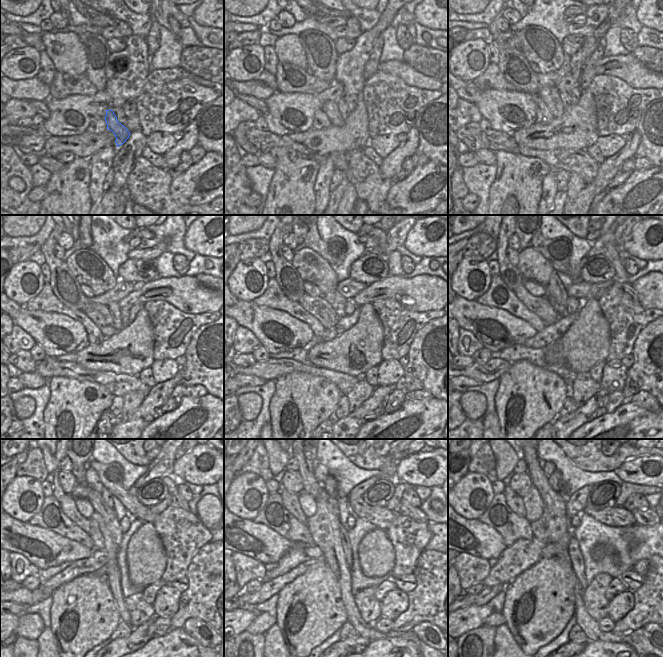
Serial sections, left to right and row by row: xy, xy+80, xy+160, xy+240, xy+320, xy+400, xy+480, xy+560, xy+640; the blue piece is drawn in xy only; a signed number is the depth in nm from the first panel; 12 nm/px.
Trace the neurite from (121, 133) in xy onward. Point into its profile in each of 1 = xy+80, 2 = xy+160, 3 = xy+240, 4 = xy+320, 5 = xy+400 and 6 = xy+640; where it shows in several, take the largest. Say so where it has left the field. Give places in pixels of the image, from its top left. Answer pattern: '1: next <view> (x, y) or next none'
1: next xy+80 (330, 107)
2: next xy+160 (550, 95)
3: next xy+240 (99, 314)
4: next xy+320 (318, 307)
5: next xy+400 (540, 305)
6: next xy+640 (513, 500)

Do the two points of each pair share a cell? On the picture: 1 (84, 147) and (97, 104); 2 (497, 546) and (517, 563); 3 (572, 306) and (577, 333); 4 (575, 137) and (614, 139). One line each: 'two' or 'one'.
1: two
2: two
3: two
4: two

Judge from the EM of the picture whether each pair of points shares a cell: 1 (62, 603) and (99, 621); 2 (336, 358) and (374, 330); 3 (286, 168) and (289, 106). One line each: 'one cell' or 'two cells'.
1: one cell
2: one cell
3: two cells

